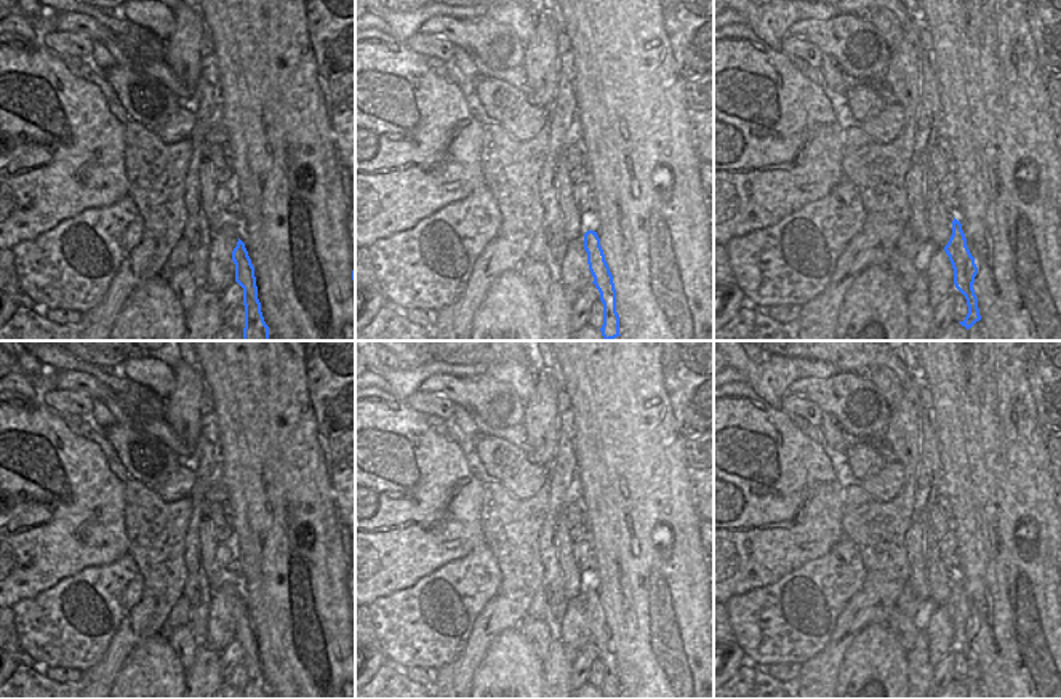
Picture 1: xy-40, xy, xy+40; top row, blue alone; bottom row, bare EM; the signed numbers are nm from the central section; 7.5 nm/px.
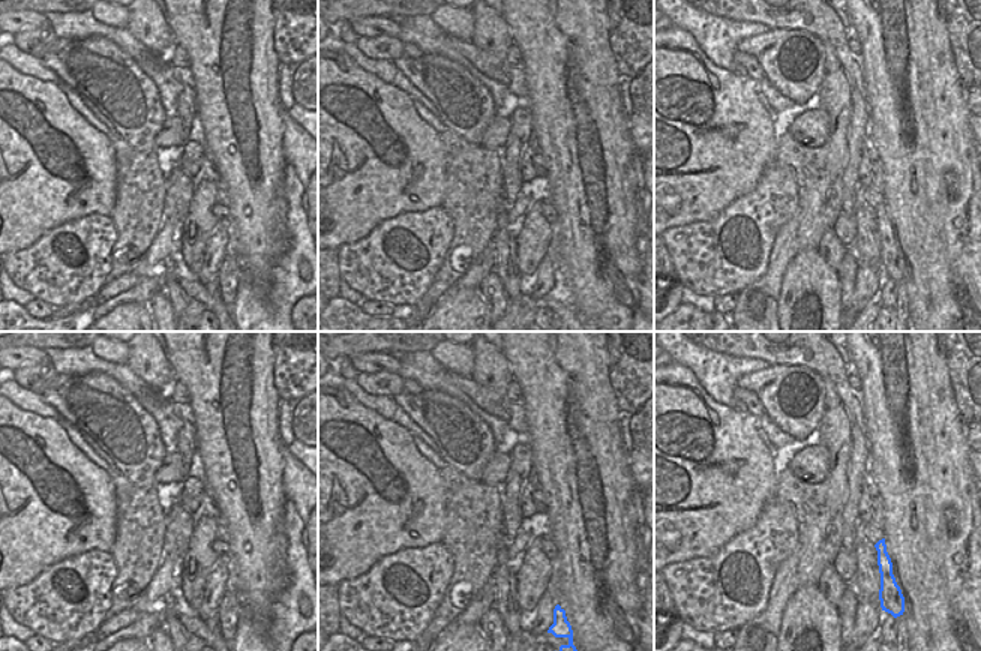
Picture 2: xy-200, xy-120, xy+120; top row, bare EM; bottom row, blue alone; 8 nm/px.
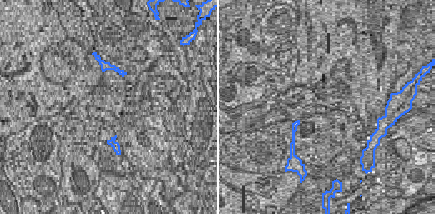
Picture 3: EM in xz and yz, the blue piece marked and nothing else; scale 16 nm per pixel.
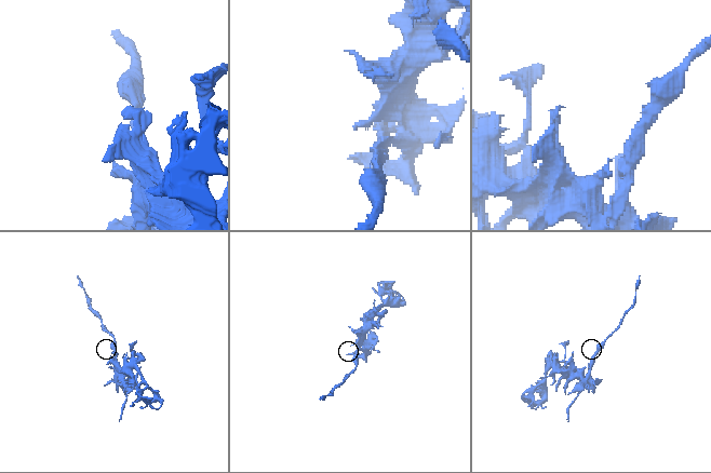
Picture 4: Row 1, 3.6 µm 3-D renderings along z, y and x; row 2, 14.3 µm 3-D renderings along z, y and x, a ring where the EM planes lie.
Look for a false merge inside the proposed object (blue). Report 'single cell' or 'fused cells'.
fused cells

